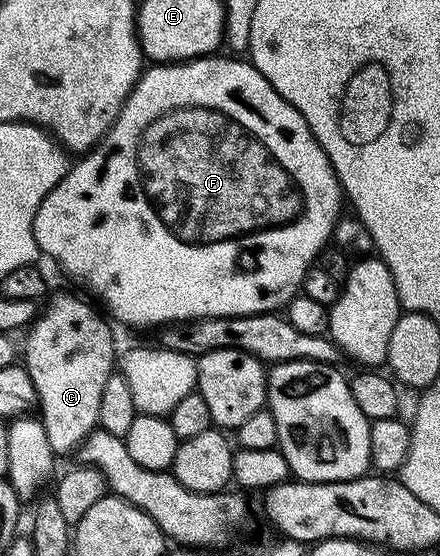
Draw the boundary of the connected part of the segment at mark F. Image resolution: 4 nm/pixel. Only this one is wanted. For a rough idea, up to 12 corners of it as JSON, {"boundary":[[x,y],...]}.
{"boundary":[[246,58],[147,67],[34,237],[130,328],[285,309],[344,193]]}

